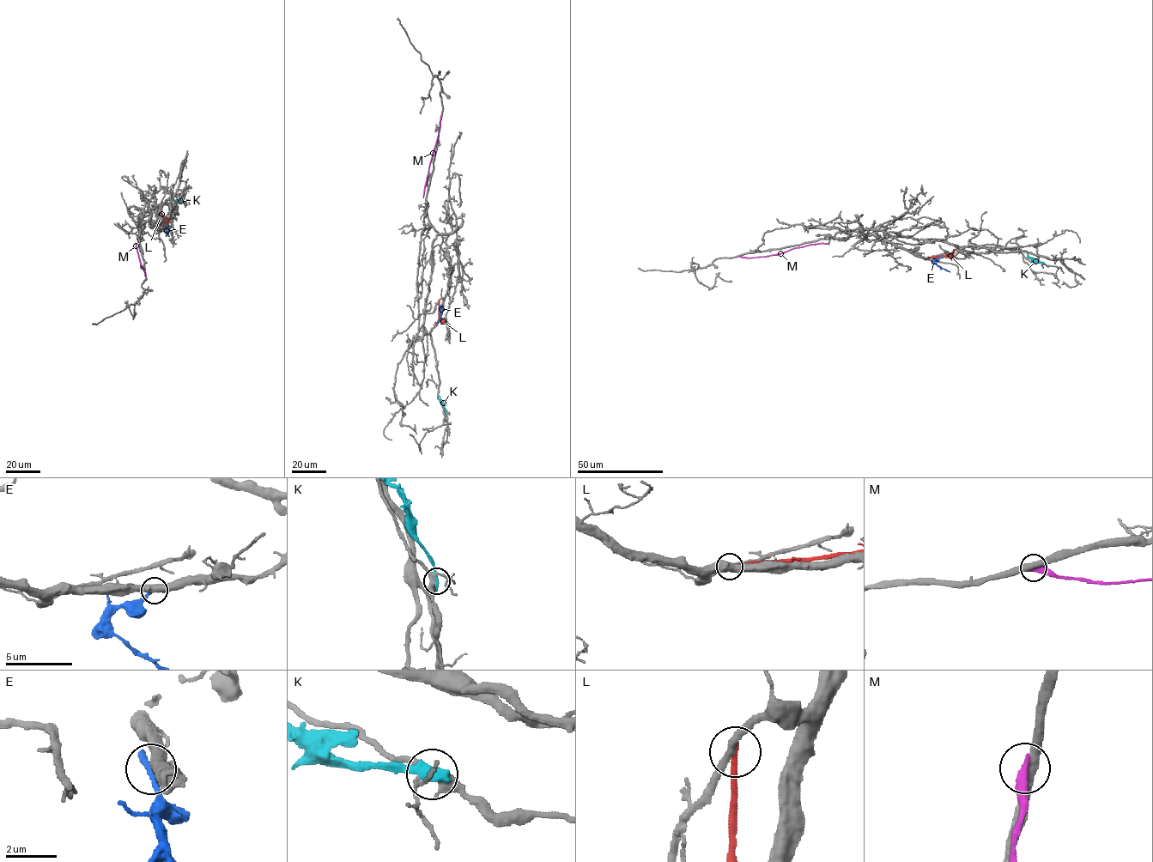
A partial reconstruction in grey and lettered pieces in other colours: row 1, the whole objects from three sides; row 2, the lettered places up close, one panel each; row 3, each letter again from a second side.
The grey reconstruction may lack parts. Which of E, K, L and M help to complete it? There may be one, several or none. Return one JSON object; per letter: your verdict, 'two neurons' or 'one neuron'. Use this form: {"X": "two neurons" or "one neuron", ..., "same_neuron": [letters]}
{"E": "two neurons", "K": "two neurons", "L": "two neurons", "M": "two neurons", "same_neuron": []}

